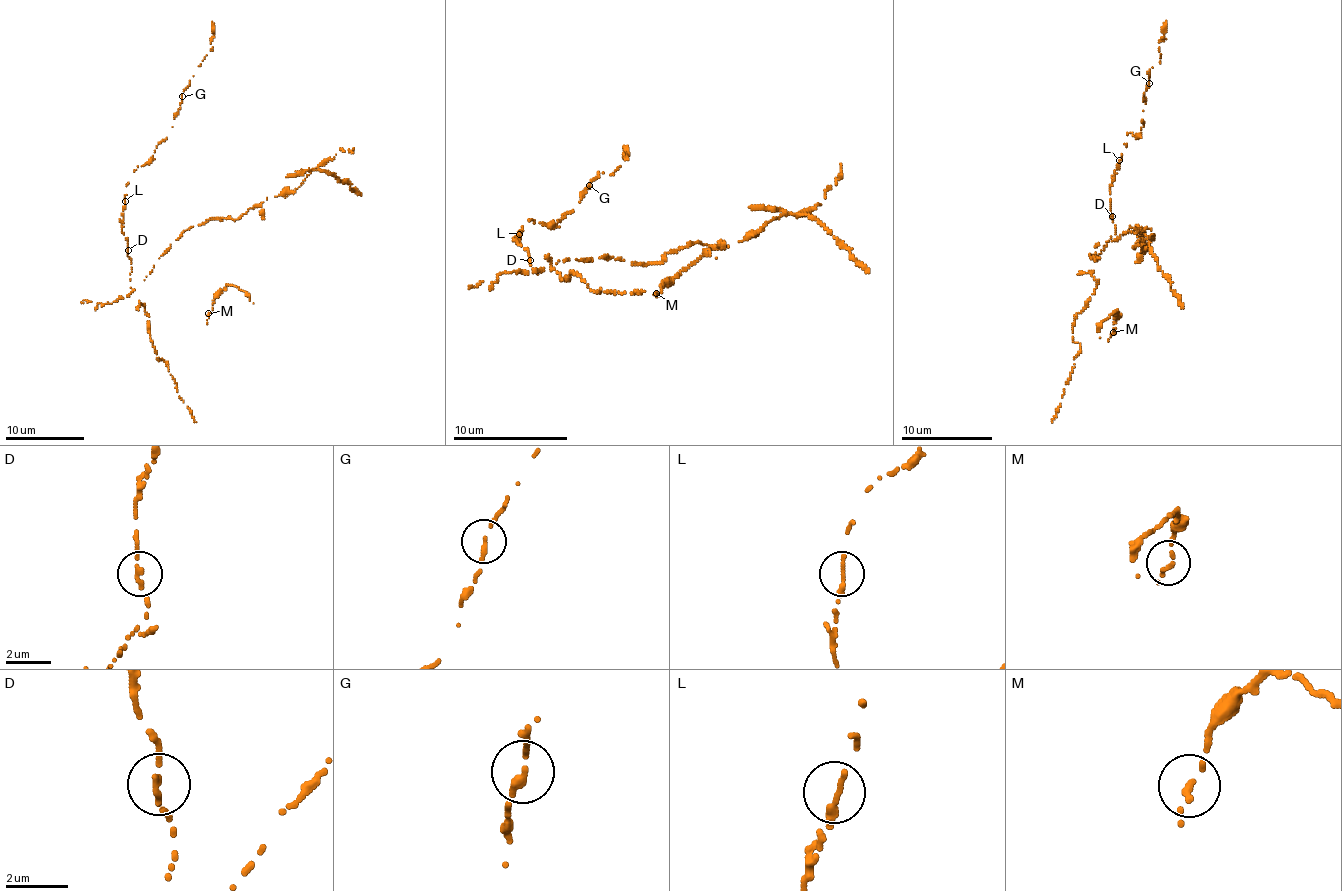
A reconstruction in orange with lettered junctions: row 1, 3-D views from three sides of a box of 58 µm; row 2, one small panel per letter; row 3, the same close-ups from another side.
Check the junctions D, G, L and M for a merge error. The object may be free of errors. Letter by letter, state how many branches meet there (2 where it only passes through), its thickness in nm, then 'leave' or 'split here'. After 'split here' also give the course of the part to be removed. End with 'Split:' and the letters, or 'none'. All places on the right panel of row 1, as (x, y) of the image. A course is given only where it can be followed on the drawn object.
D: 2 | 180 nm | split here | (1113, 216), (1115, 234), (1100, 258), (1134, 232), (1144, 242), (1135, 249), (1145, 252), (1148, 238), (1183, 308)
G: 2 | 200 nm | leave
L: 1 | 280 nm | leave
M: 2 | 180 nm | leave
Split: D

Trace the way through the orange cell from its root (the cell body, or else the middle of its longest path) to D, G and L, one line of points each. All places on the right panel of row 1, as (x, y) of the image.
D: (1106, 242), (1115, 234), (1113, 216)
G: (1106, 242), (1115, 234), (1110, 185), (1126, 147), (1127, 134), (1136, 136), (1143, 126), (1144, 94), (1149, 83)
L: (1106, 242), (1115, 234), (1110, 185), (1119, 160)

